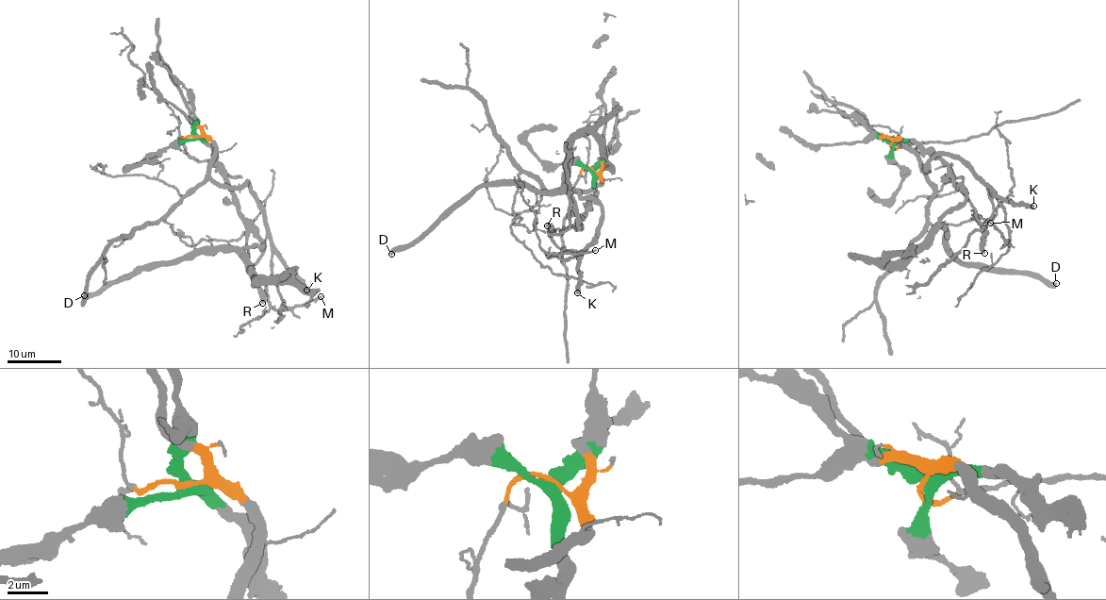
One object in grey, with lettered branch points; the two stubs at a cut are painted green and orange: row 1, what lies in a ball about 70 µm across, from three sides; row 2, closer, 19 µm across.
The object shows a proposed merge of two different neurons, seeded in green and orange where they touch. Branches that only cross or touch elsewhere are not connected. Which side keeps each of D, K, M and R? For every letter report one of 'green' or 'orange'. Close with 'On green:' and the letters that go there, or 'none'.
D: green
K: orange
M: orange
R: green
On green: D, R

